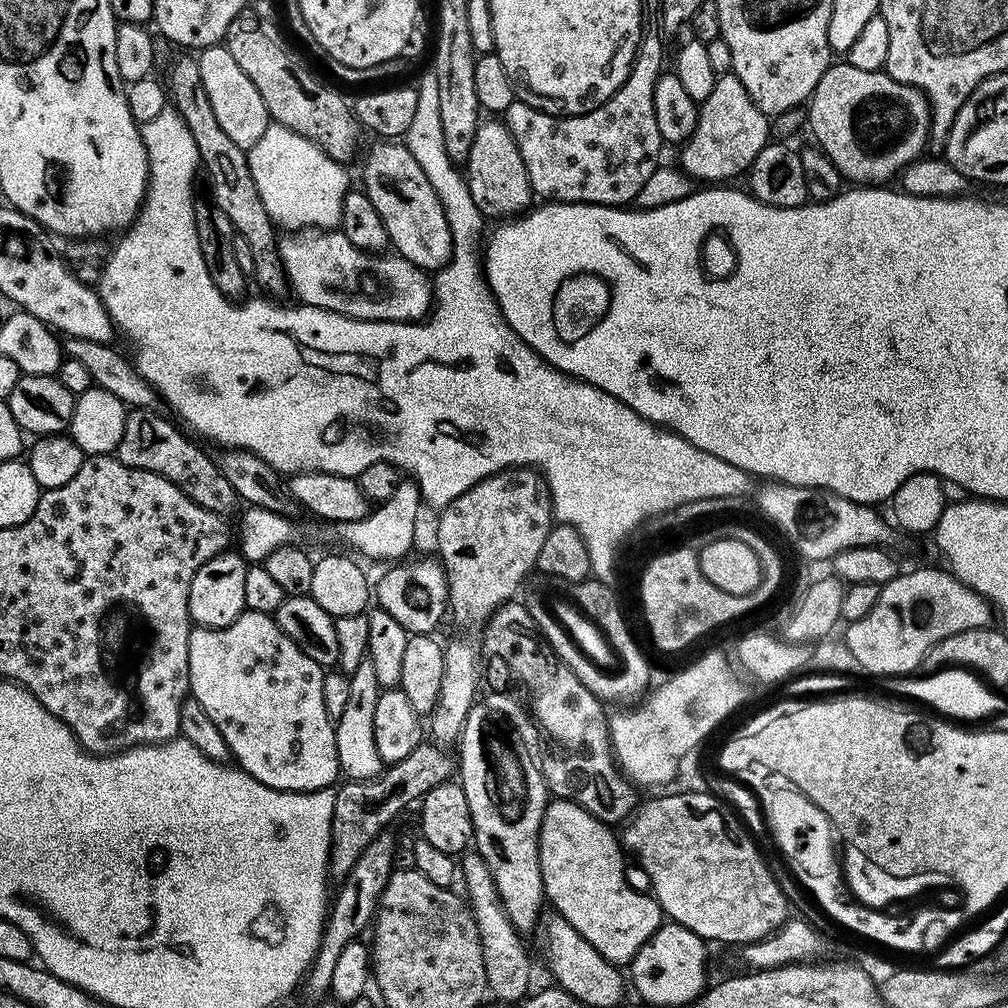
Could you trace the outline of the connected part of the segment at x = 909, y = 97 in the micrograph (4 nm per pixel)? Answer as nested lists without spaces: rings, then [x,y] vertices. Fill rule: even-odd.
[[[846,62],[840,64],[833,63],[822,74],[822,78],[818,82],[818,86],[806,104],[806,124],[807,127],[812,127],[812,136],[815,143],[818,145],[821,152],[830,158],[830,162],[839,170],[841,177],[845,181],[851,182],[856,186],[884,186],[889,182],[895,181],[900,173],[904,171],[906,166],[910,166],[916,160],[921,159],[925,155],[924,143],[929,143],[930,140],[930,121],[932,111],[928,109],[928,99],[919,88],[911,88],[908,84],[899,84],[894,82],[894,78],[890,78],[887,72],[881,70],[879,72],[871,72],[870,70],[858,70],[858,66],[850,66]]]

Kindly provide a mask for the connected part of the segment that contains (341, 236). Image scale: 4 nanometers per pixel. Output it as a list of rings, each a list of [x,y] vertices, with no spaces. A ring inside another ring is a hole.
[[[292,230],[279,237],[278,245],[280,247],[280,257],[282,258],[284,273],[288,276],[288,287],[291,295],[296,295],[297,301],[300,304],[309,304],[312,308],[325,308],[331,312],[337,312],[343,316],[364,321],[406,321],[408,323],[415,323],[425,319],[431,311],[434,303],[434,284],[429,273],[425,272],[423,268],[414,266],[408,259],[404,259],[395,253],[368,253],[364,249],[354,246],[354,242],[350,242],[350,238],[346,238],[346,234],[339,230]]]

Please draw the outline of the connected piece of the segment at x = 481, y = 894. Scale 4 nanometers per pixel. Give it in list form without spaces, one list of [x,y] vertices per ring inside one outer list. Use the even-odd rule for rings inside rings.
[[[468,850],[459,857],[458,876],[462,884],[464,880],[462,892],[478,926],[478,938],[482,946],[482,966],[486,966],[487,991],[490,996],[493,995],[502,1002],[518,1004],[527,997],[533,987],[532,976],[528,973],[528,952],[520,941],[521,933],[512,925],[500,902],[500,895],[490,874],[490,866],[486,866],[479,852]]]

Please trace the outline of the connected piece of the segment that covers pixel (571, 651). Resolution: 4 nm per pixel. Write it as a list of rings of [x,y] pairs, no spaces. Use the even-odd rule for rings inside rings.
[[[592,578],[577,580],[571,585],[571,588],[573,602],[576,604],[584,604],[585,614],[604,631],[605,638],[612,643],[613,650],[620,655],[620,673],[614,676],[610,672],[603,672],[603,670],[572,641],[571,634],[560,625],[559,618],[544,605],[543,598],[536,596],[532,601],[527,601],[526,607],[534,628],[537,628],[537,630],[544,635],[544,638],[542,637],[543,643],[547,645],[552,652],[553,650],[556,651],[555,659],[564,663],[566,667],[572,670],[577,678],[601,701],[608,702],[608,700],[616,700],[619,696],[643,697],[646,689],[651,685],[650,666],[643,654],[640,653],[639,646],[632,641],[631,634],[624,629],[623,618],[620,616],[612,616],[616,612],[616,596],[608,589],[611,587],[609,587],[607,583]]]

